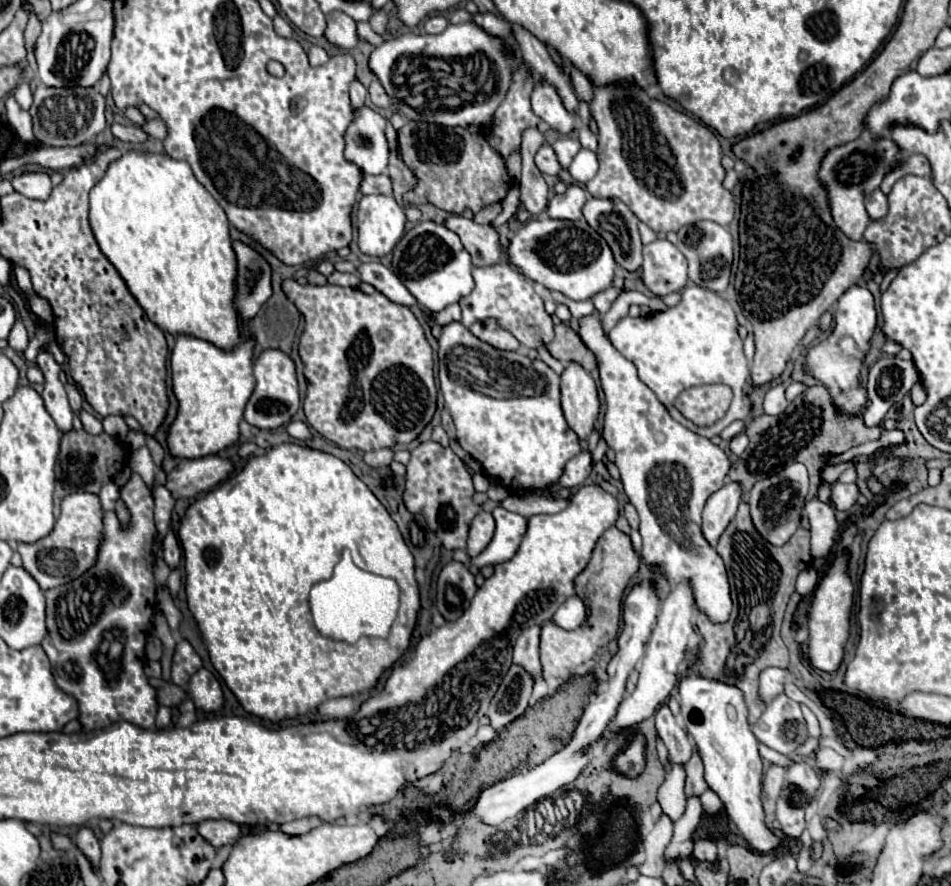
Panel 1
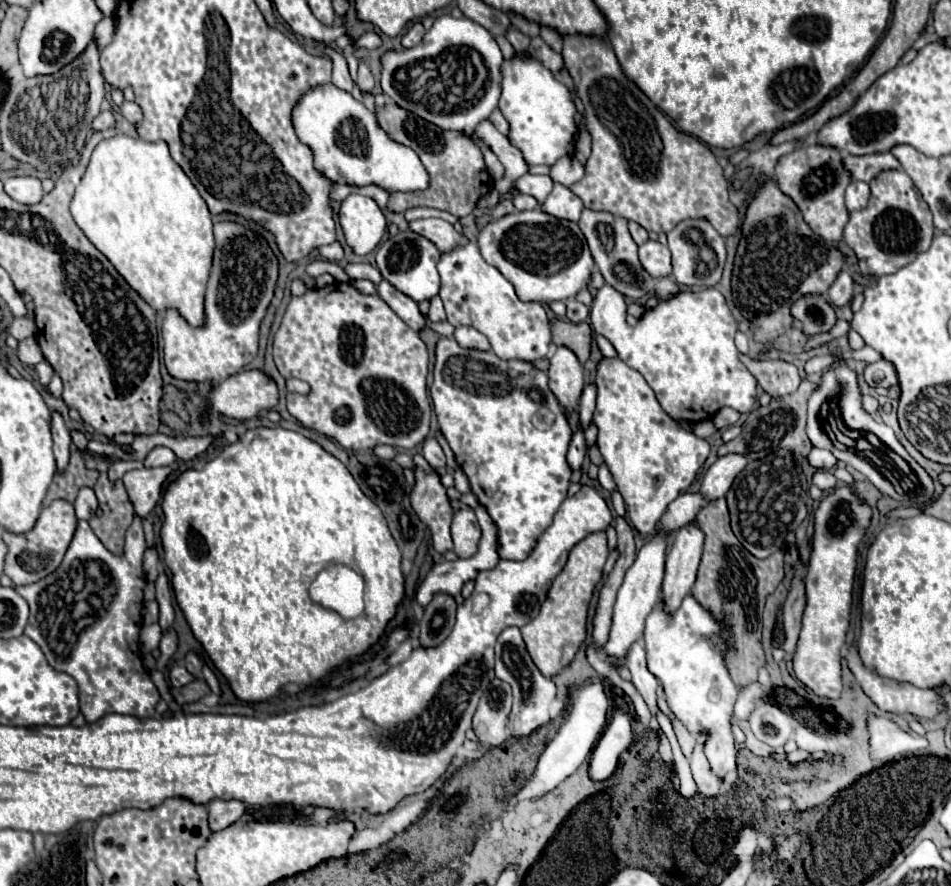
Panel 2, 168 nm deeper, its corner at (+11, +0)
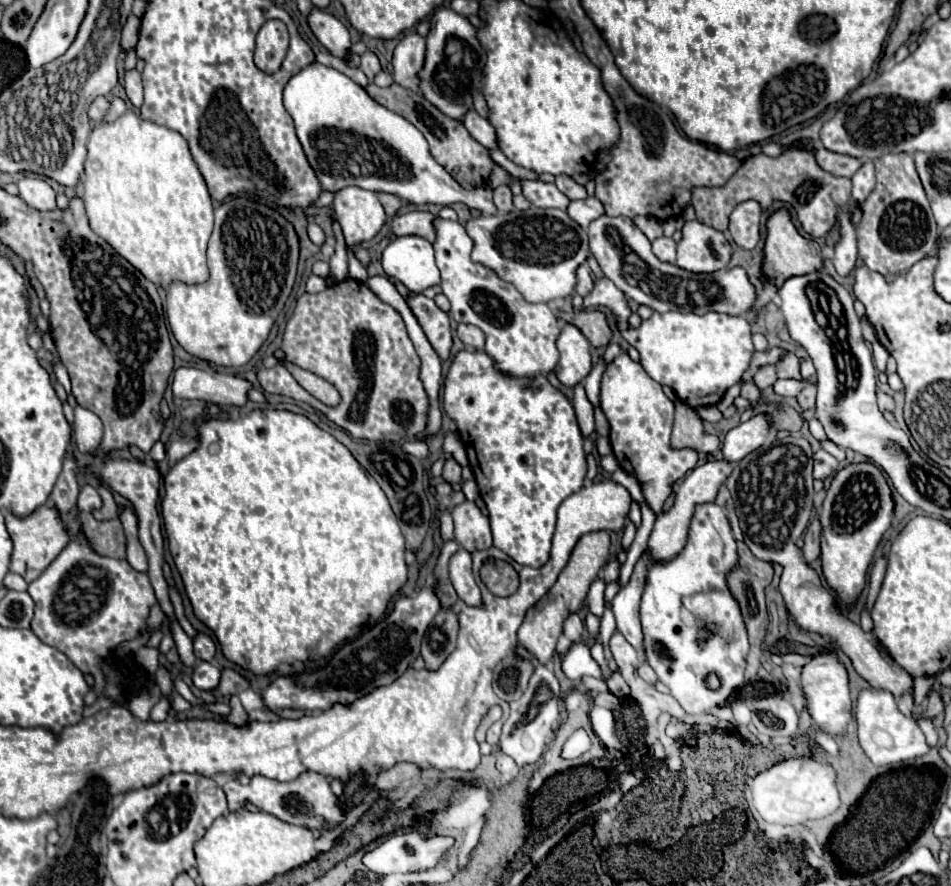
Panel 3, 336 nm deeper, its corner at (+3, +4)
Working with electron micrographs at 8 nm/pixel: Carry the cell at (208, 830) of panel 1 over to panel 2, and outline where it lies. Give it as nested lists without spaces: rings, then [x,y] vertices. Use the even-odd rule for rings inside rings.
[[[211,801],[207,805],[207,815],[209,815],[209,827],[213,833],[227,829],[235,821],[239,821],[245,813],[245,805],[241,801]]]

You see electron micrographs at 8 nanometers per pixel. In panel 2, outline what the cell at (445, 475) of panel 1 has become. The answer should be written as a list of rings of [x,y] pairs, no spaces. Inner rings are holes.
[[[421,453],[413,455],[415,485],[411,491],[411,507],[417,517],[429,527],[435,551],[453,549],[449,525],[453,519],[453,507],[447,497],[447,489],[441,483],[441,475],[427,463]]]

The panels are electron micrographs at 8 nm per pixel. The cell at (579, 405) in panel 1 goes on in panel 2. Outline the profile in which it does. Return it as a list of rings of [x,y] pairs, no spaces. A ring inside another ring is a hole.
[[[557,347],[549,365],[549,389],[565,413],[575,411],[583,393],[583,369],[567,347]]]

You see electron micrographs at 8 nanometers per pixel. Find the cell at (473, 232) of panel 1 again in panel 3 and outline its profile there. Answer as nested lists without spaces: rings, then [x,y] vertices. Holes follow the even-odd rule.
[[[411,211],[411,213],[401,213],[395,215],[391,221],[391,231],[393,235],[419,235],[427,241],[435,241],[435,229],[431,229],[431,221],[435,215],[427,211]]]

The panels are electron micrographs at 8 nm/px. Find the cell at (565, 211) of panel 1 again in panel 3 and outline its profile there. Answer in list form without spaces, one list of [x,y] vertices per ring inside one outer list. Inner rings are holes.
[[[587,197],[583,201],[571,201],[567,207],[567,213],[573,221],[577,221],[585,229],[585,227],[589,227],[589,223],[593,219],[601,217],[605,211],[603,211],[603,205],[597,197]]]

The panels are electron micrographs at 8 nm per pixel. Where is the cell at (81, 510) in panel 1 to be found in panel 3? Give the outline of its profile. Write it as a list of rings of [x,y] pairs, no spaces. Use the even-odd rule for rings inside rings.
[[[51,505],[37,507],[27,517],[19,517],[11,511],[5,511],[5,525],[7,525],[7,531],[13,541],[13,555],[11,555],[9,571],[21,575],[27,583],[35,581],[47,569],[47,565],[51,565],[51,561],[63,551],[63,547],[69,543],[65,525],[63,525],[59,513],[55,513],[55,509],[51,509]],[[21,559],[23,559],[23,571],[21,571]]]

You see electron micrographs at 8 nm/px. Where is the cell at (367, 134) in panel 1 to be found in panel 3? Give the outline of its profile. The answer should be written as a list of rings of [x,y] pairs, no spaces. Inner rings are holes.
[[[317,61],[295,73],[283,89],[283,105],[295,121],[295,131],[323,191],[359,187],[375,193],[391,193],[413,205],[465,203],[483,215],[497,213],[491,187],[463,189],[429,153],[423,133],[405,117],[373,101],[367,91],[337,69]],[[333,127],[379,141],[387,147],[345,147],[345,137],[333,137]]]

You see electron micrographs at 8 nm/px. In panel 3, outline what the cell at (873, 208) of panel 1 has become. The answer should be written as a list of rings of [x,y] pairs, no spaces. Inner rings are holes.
[[[865,161],[857,169],[857,173],[851,177],[851,181],[853,181],[853,199],[857,203],[863,203],[869,197],[871,189],[875,187],[875,167],[873,167],[873,161]]]

